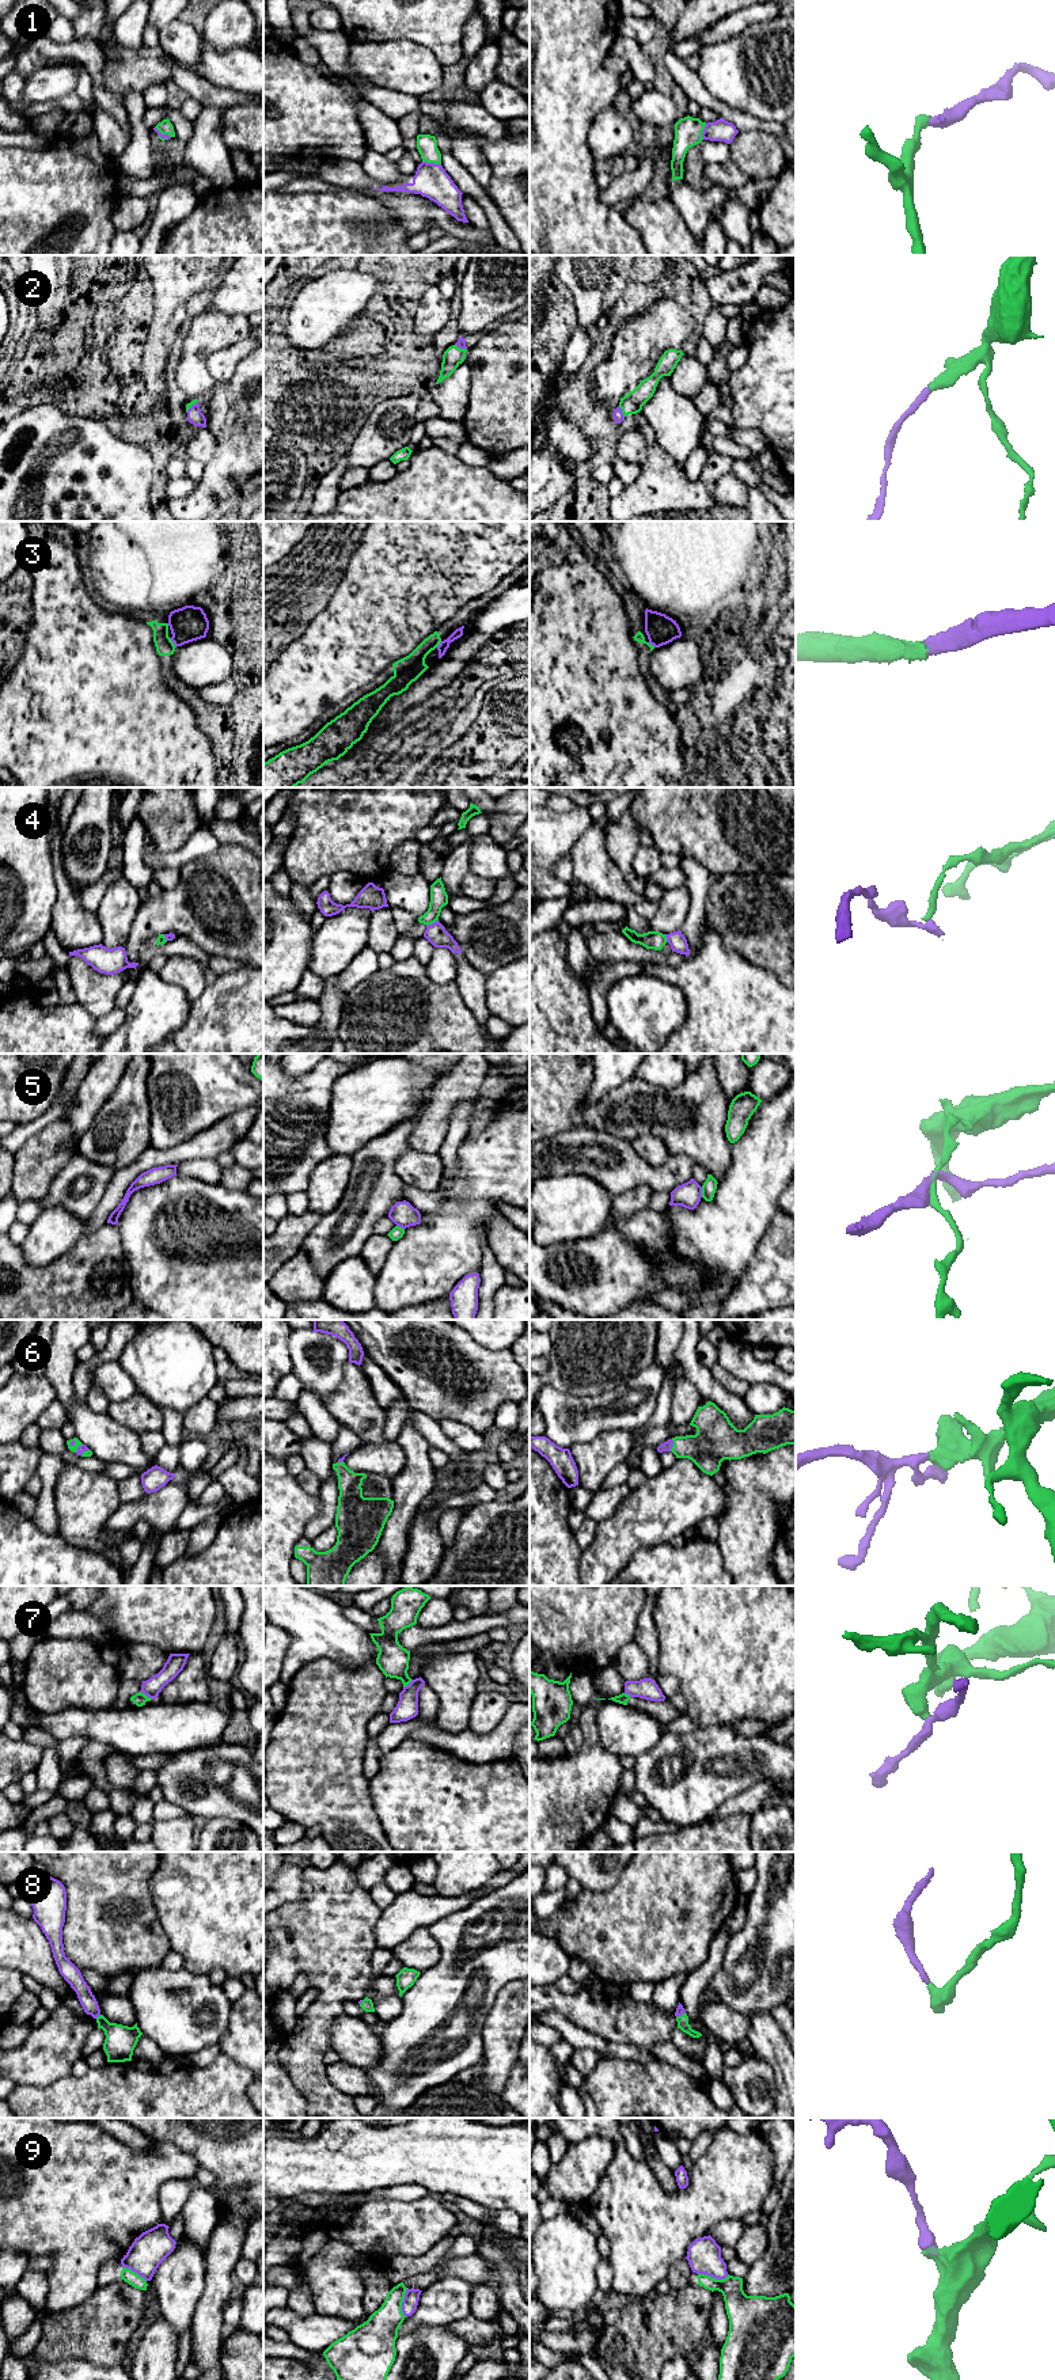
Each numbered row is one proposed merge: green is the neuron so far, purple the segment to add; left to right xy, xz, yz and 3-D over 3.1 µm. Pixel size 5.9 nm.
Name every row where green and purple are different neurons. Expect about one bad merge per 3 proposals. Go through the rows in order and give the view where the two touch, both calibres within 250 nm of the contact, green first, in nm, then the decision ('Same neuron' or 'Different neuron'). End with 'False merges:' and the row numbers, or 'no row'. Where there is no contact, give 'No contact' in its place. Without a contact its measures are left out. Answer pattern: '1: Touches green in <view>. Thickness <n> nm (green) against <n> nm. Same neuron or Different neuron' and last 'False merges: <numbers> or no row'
1: Touches green in xz. Thickness 120 nm (green) against 200 nm. Same neuron
2: Touches green in yz. Thickness 130 nm (green) against 70 nm. Same neuron
3: Touches green in xy. Thickness 110 nm (green) against 220 nm. Same neuron
4: Touches green in xz. Thickness 110 nm (green) against 120 nm. Different neuron
5: Touches green in yz. Thickness 90 nm (green) against 150 nm. Different neuron
6: Touches green in yz. Thickness 240 nm (green) against 60 nm. Same neuron
7: Touches green in xy. Thickness 80 nm (green) against 110 nm. Different neuron
8: Touches green in xy. Thickness 180 nm (green) against 90 nm. Same neuron
9: Touches green in yz. Thickness 180 nm (green) against 200 nm. Different neuron
False merges: 4, 5, 7, 9

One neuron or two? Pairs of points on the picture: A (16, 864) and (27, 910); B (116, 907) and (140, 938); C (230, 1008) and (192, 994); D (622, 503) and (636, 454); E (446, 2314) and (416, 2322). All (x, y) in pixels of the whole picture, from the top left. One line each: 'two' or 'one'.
A: one
B: two
C: two
D: two
E: one

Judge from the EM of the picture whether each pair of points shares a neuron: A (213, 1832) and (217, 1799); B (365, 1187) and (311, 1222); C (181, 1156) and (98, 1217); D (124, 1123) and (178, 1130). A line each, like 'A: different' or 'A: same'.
A: different
B: different
C: same
D: different

